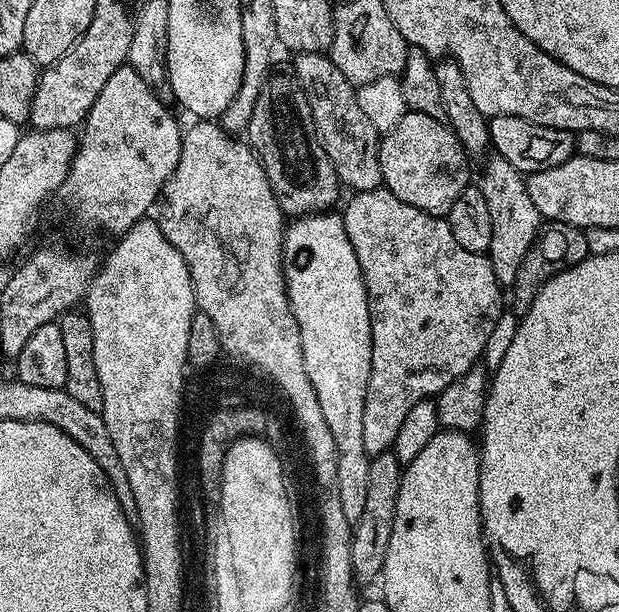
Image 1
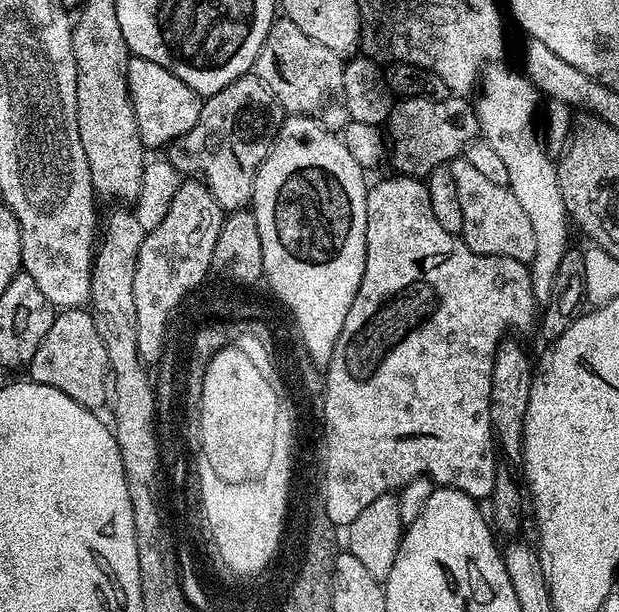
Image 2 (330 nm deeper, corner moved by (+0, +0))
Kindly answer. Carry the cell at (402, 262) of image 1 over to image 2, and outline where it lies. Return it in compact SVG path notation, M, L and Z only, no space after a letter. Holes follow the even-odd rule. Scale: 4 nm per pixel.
M392 175L390 180L382 180L372 184L366 198L366 270L362 274L362 282L358 286L358 294L354 294L354 302L350 306L350 314L346 314L346 322L342 322L342 334L338 334L338 342L332 351L332 357L323 377L323 389L326 392L325 410L323 414L326 462L323 483L324 504L330 522L335 526L346 526L374 502L374 498L395 493L405 488L419 476L426 476L433 485L442 488L457 488L478 502L489 499L494 490L496 473L496 456L498 448L494 443L494 433L490 422L490 386L492 385L492 367L494 354L501 340L509 335L513 328L516 332L524 332L535 325L538 320L538 305L532 290L532 273L529 265L518 262L514 258L501 256L479 256L464 245L457 233L442 230L438 218L434 218L434 210L430 207L428 185L423 179L415 176Z

